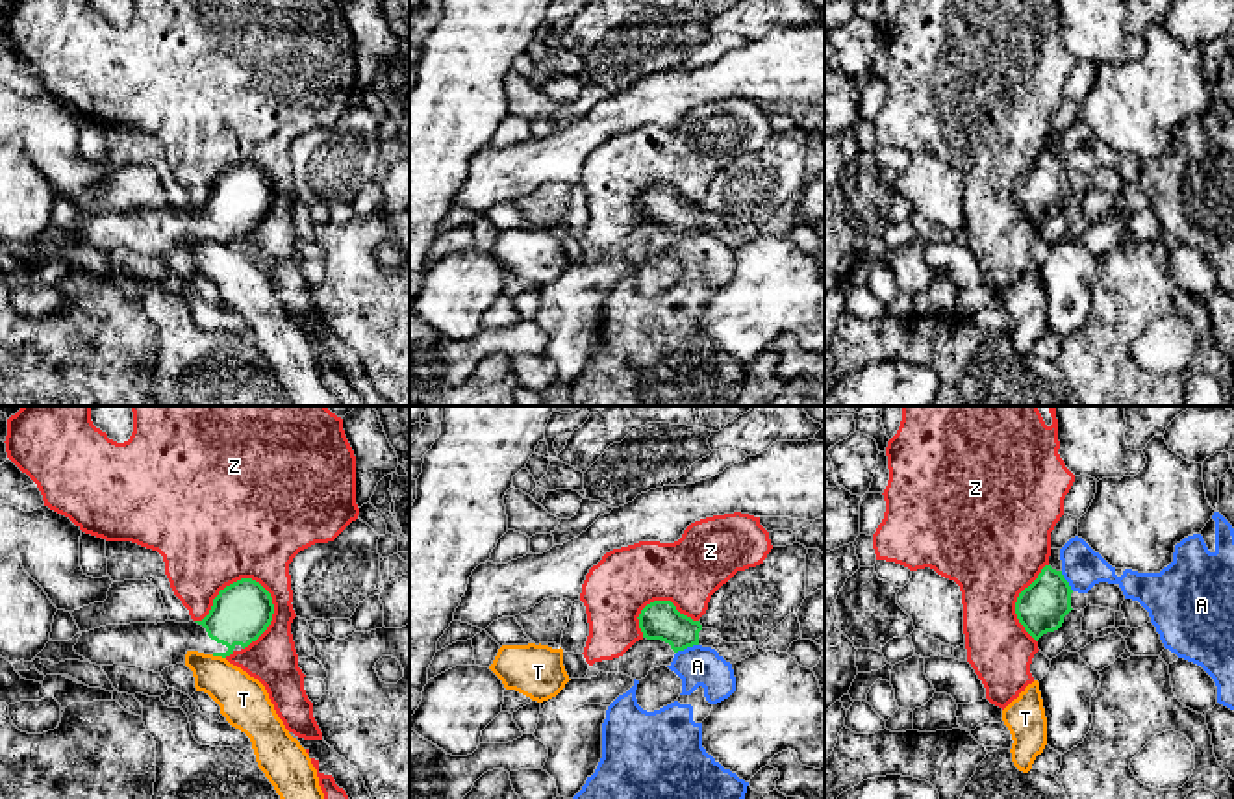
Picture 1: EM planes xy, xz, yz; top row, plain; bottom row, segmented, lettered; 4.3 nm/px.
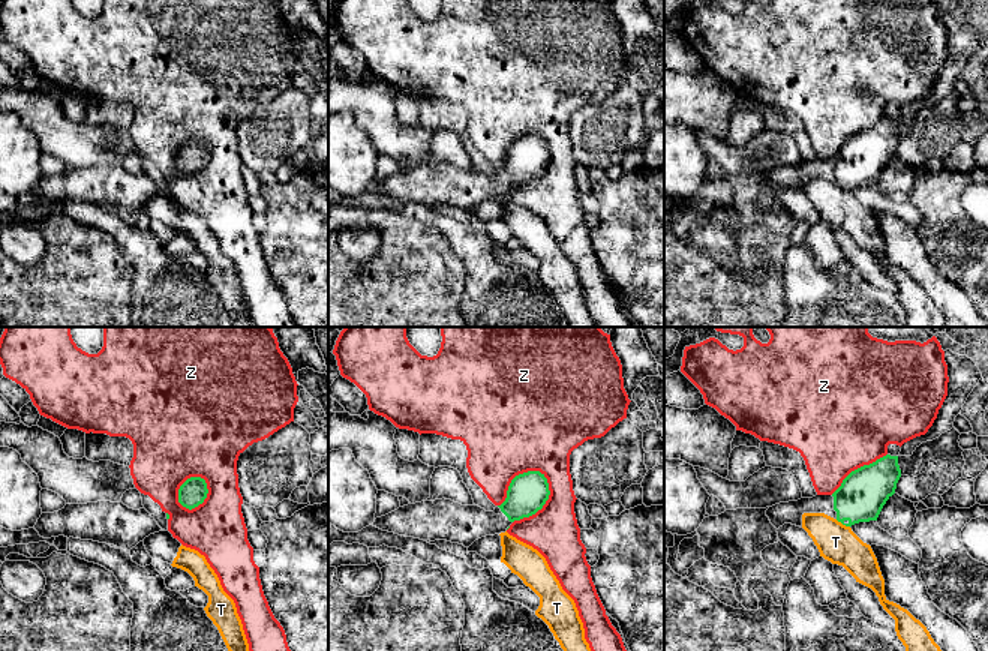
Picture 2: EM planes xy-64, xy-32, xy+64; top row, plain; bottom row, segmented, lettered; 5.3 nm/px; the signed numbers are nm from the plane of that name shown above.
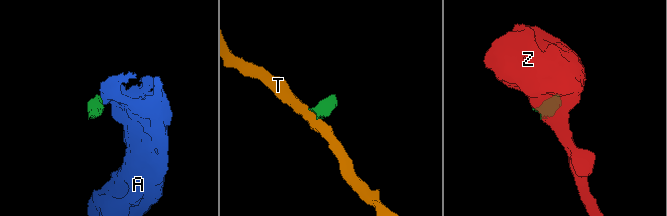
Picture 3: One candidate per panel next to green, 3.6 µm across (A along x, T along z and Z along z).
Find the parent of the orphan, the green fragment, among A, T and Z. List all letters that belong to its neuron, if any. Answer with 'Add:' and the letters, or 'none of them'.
Add: none of them

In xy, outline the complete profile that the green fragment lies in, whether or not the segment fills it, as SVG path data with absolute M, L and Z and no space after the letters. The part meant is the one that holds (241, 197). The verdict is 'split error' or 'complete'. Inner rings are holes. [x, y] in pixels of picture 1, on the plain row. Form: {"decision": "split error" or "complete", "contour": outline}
{"decision": "split error", "contour": "M241 163L213 184L202 206L106 209L82 217L76 239L96 250L130 248L154 258L185 248L189 235L230 241L248 232L271 209L271 178L252 163Z"}

